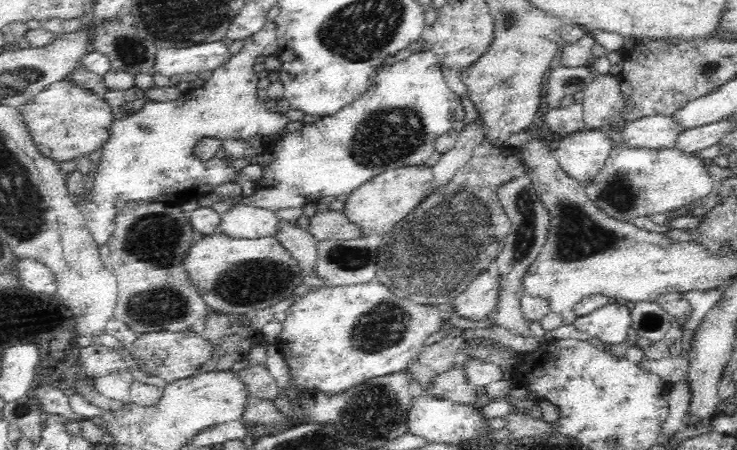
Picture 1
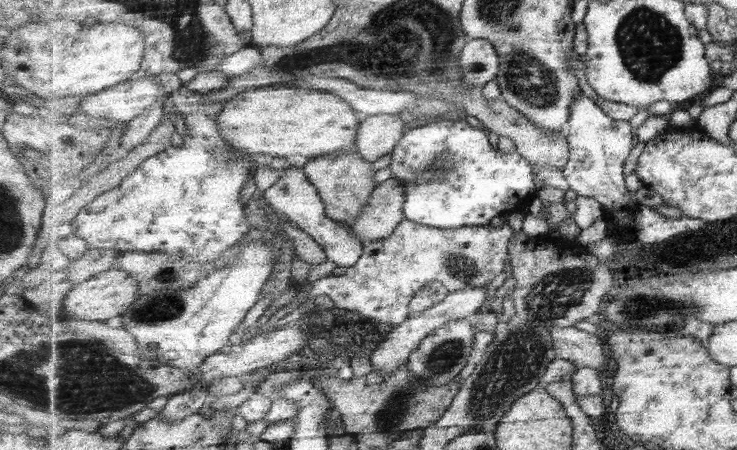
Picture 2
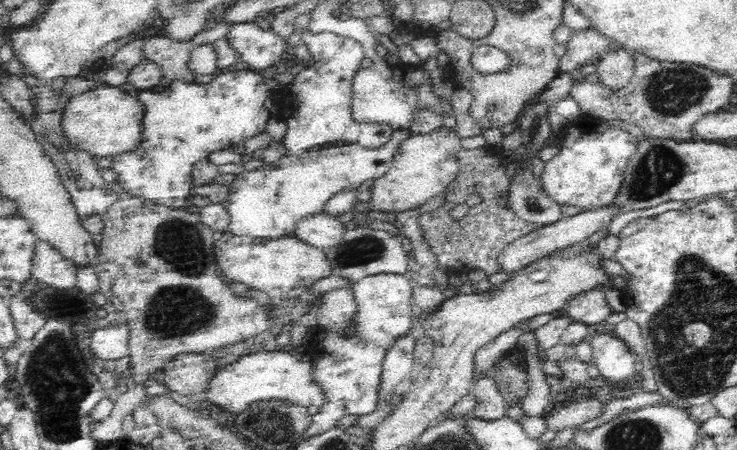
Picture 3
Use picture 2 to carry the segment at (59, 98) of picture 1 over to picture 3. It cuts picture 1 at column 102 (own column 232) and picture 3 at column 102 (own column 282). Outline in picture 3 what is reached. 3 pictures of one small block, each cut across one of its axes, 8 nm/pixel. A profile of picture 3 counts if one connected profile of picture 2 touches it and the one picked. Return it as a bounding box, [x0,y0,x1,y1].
[61,86,143,158]

